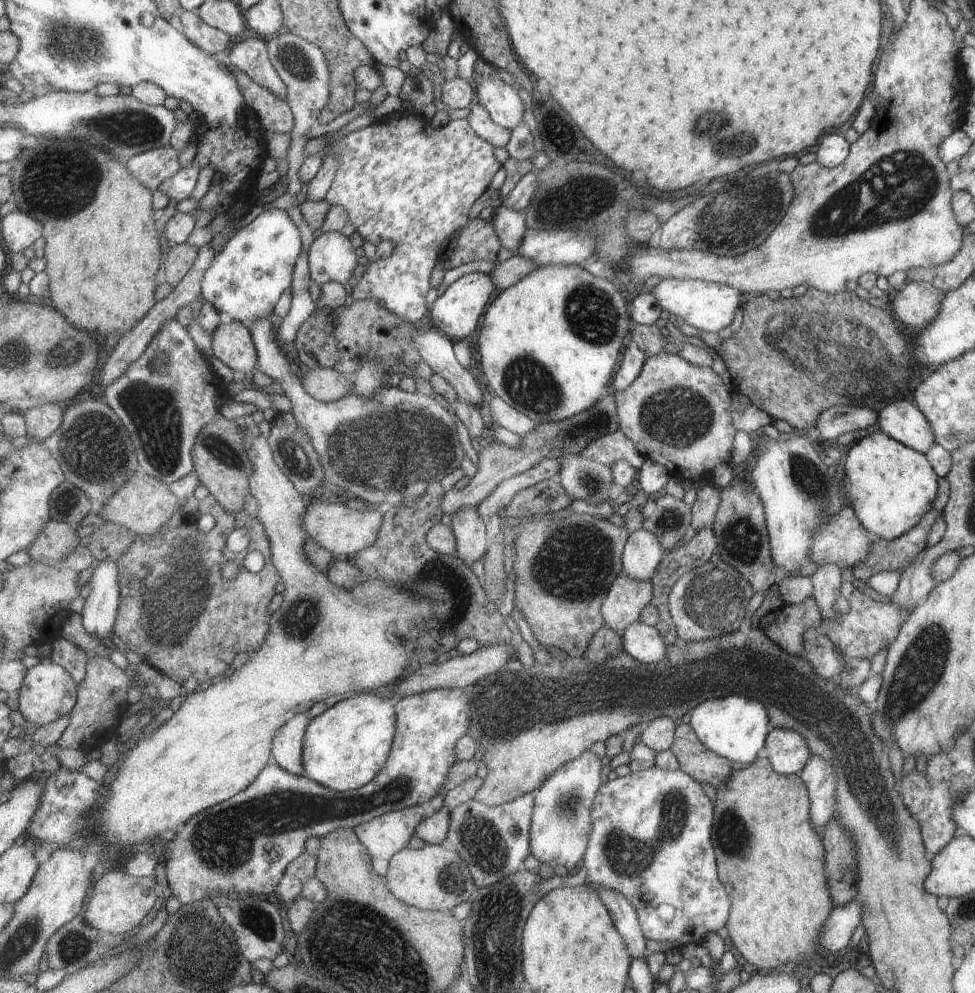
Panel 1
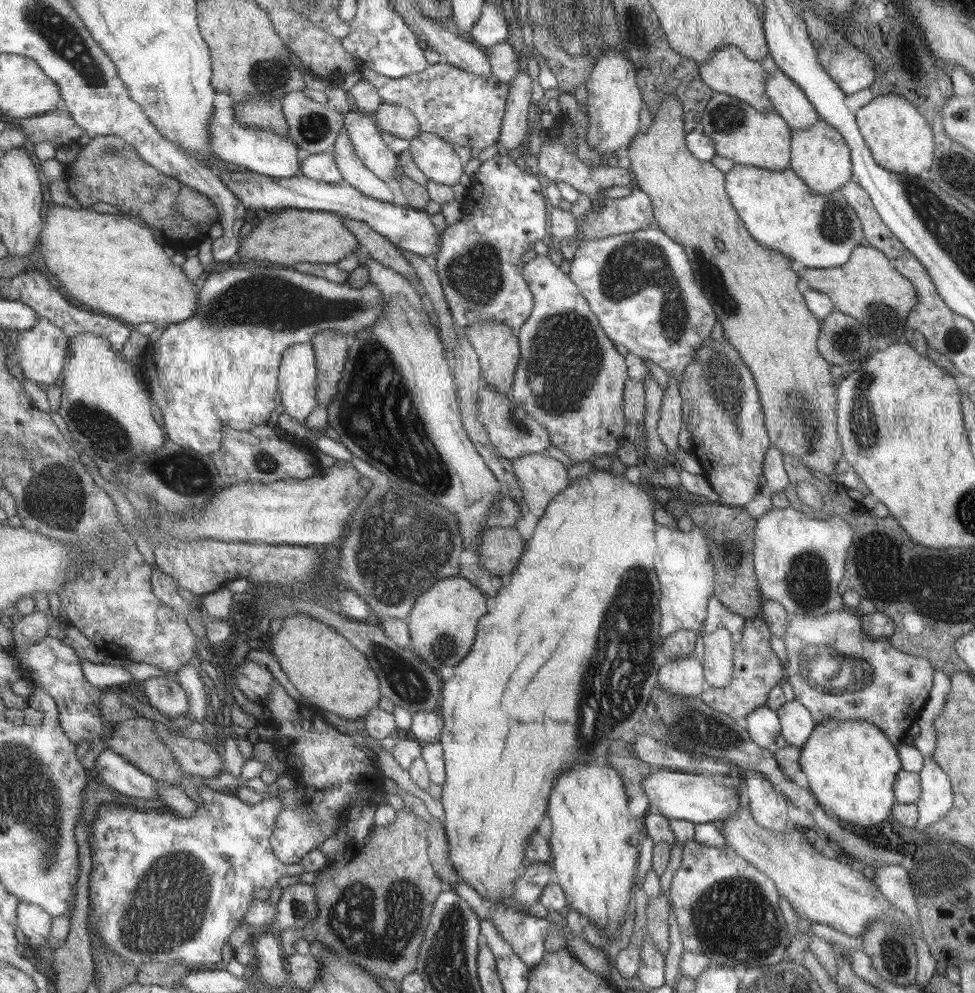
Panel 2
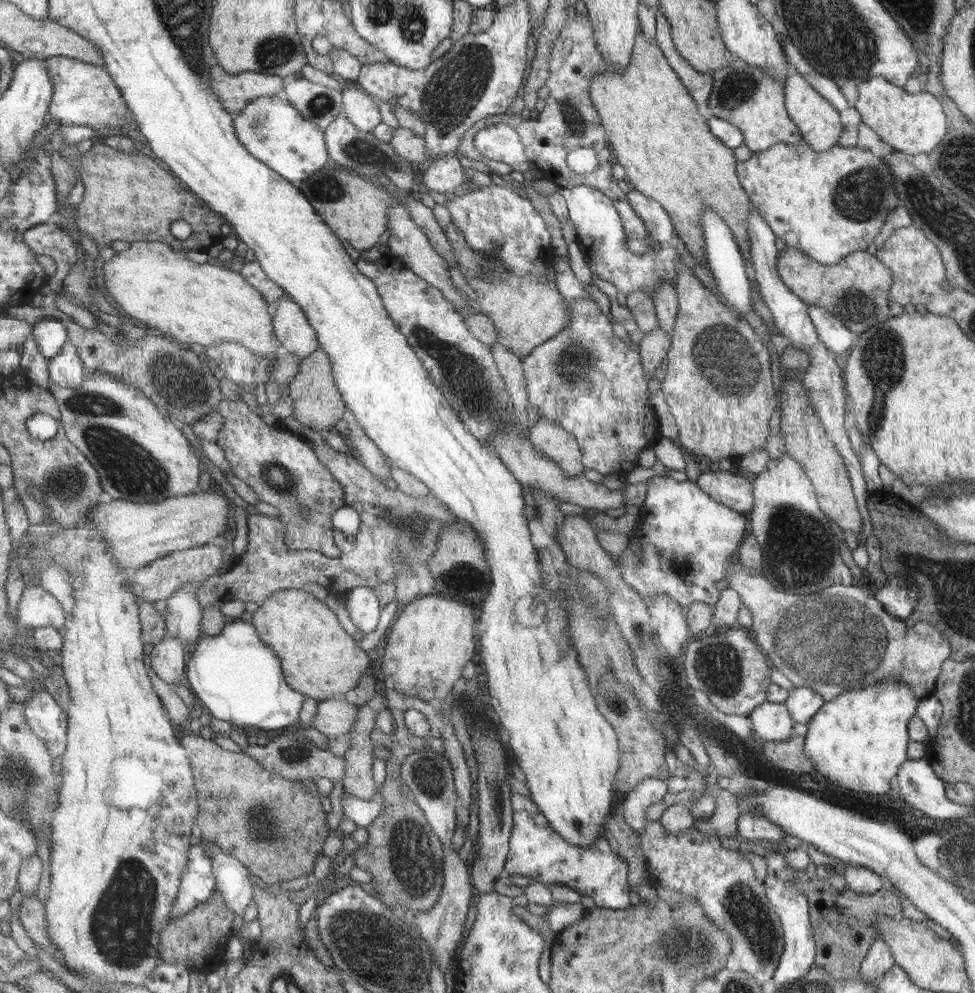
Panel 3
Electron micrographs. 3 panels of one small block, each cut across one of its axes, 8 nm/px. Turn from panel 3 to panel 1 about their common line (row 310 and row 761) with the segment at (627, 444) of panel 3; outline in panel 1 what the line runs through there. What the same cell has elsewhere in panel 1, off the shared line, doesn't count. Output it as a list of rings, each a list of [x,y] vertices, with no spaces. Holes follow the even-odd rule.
[[[587,750],[581,758],[569,762],[567,766],[559,768],[535,794],[537,810],[531,824],[531,848],[533,858],[539,862],[557,868],[565,866],[569,872],[577,868],[577,864],[587,856],[591,832],[595,828],[593,808],[595,800],[605,784],[603,776],[603,762],[599,752]]]

